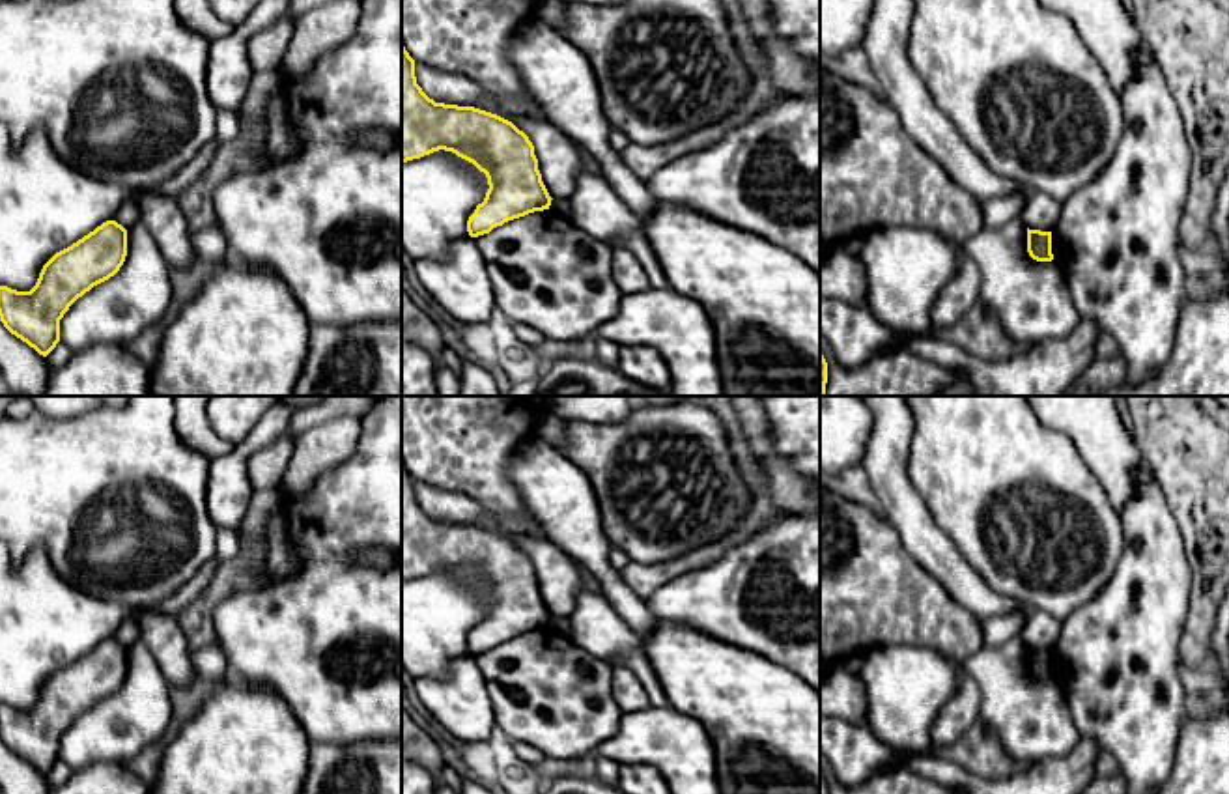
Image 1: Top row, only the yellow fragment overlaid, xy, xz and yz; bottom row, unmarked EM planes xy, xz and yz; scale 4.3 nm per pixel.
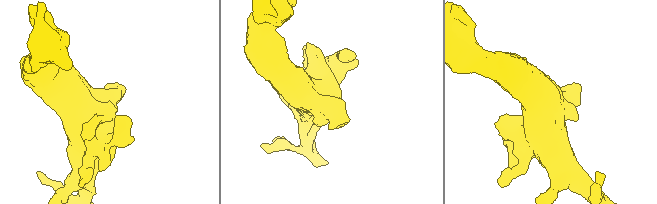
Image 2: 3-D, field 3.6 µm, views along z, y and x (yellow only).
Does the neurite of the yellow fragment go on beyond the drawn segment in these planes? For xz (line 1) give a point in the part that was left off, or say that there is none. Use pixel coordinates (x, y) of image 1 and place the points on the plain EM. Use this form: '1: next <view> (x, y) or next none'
1: next none

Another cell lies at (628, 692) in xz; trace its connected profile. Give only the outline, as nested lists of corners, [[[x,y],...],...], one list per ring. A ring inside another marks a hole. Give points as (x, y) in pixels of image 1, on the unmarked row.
[[[624,665],[613,667],[613,697],[622,714],[650,706],[641,680]]]

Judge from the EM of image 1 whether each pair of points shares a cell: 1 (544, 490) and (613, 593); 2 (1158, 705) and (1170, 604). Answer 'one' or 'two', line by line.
1: one
2: one

